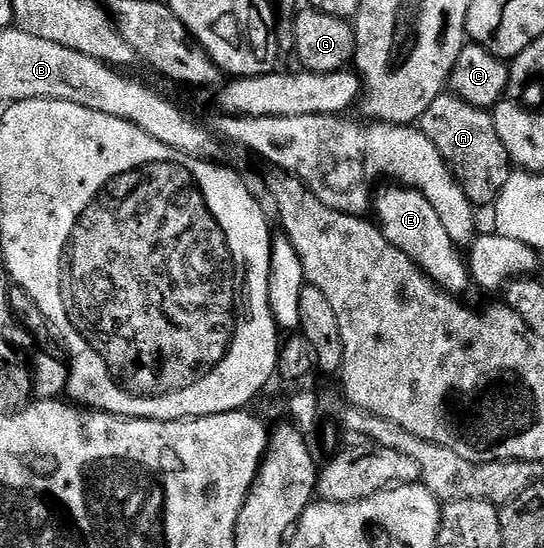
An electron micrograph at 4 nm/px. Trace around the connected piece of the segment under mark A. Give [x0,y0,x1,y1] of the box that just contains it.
[419,94,511,206]

